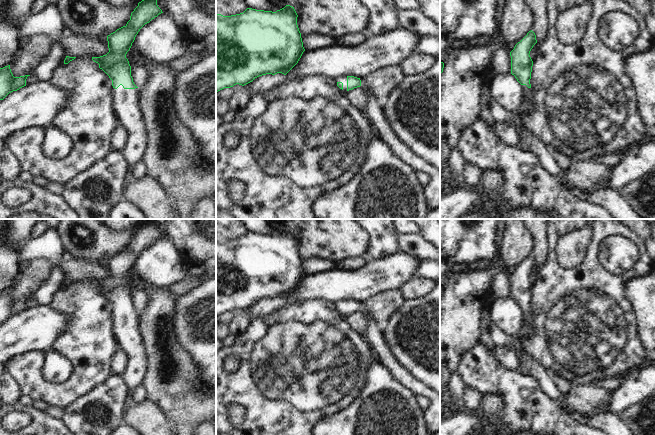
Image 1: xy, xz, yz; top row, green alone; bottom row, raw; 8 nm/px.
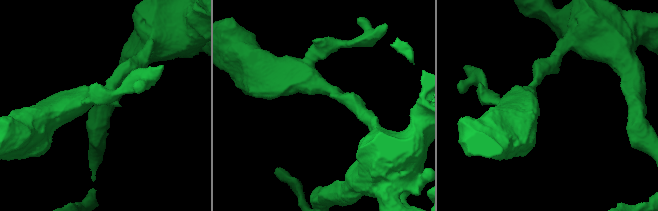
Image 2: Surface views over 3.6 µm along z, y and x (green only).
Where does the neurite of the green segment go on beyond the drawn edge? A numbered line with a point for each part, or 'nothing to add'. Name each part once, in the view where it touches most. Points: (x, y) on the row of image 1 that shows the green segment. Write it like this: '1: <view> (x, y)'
1: xy (125, 101)

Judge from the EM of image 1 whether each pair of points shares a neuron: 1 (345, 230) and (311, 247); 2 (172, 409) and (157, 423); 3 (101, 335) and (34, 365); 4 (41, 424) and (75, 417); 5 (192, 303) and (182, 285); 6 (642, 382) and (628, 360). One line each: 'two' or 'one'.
1: one
2: two
3: one
4: two
5: two
6: two

